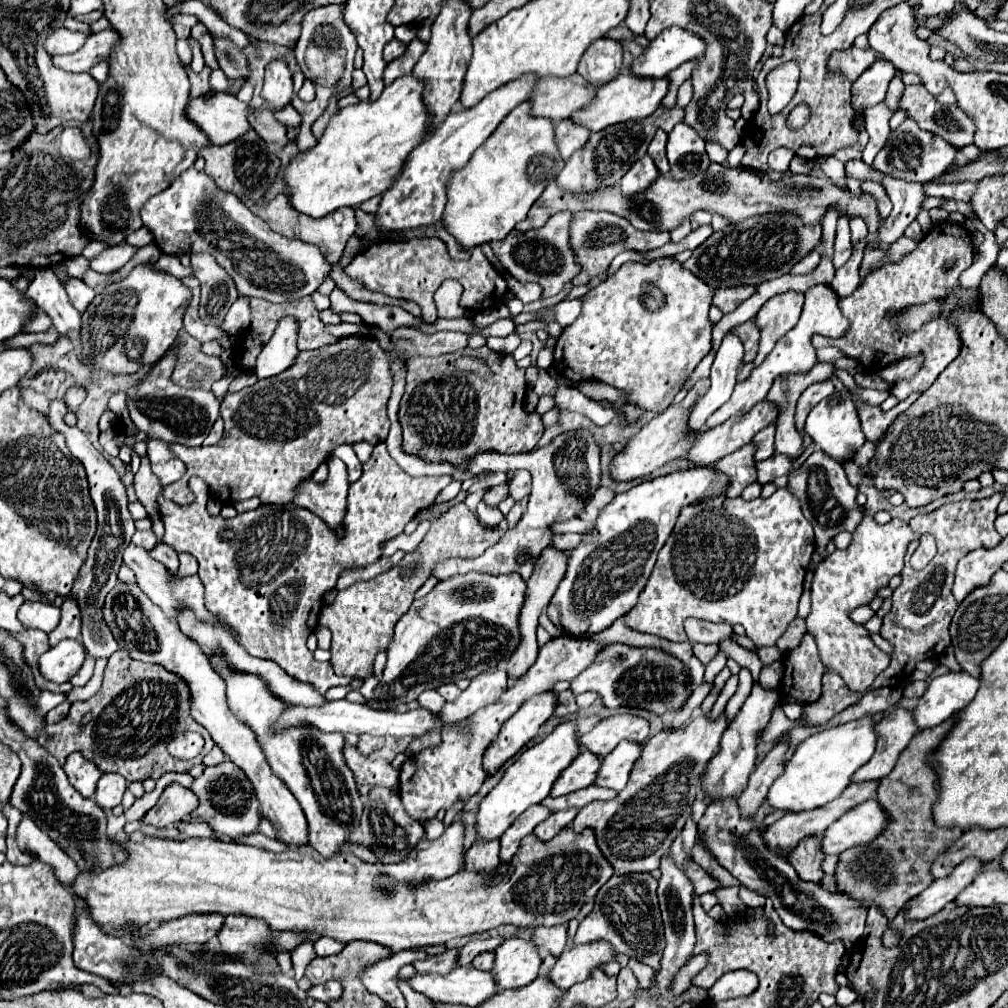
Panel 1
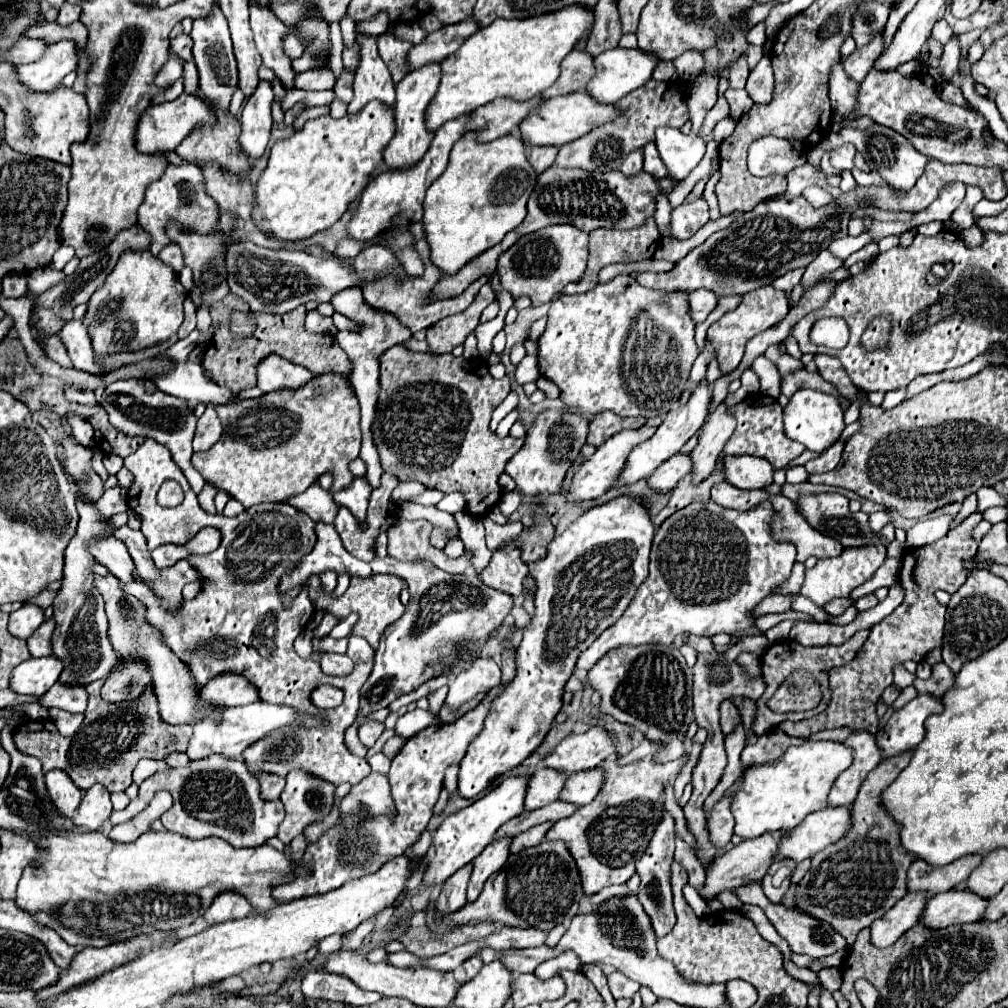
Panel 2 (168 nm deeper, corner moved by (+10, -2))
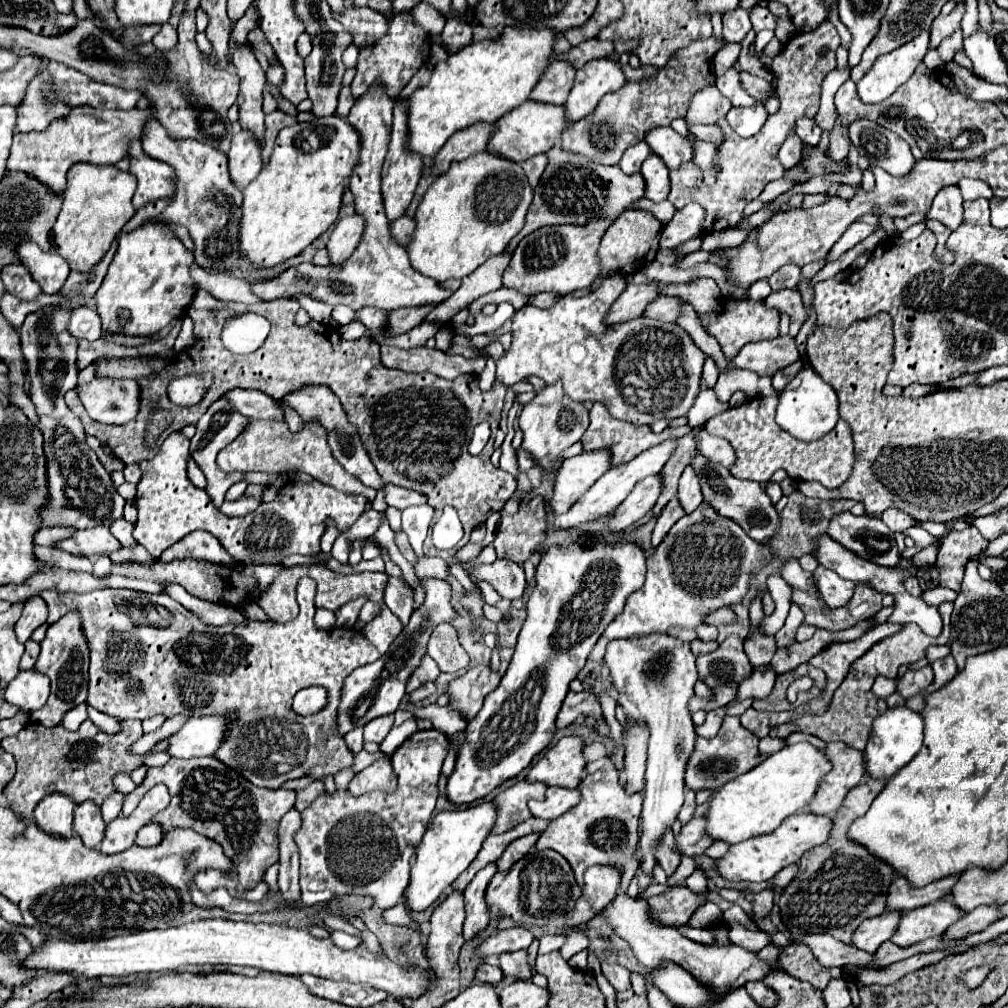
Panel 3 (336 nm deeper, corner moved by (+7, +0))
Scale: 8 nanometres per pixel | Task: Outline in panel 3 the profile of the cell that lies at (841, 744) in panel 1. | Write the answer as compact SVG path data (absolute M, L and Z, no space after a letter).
M802 742L784 746L750 772L726 782L718 792L714 792L706 812L706 834L712 840L738 844L752 836L776 830L786 816L808 808L816 784L828 774L828 768L832 766L824 758L824 752L812 748L812 744Z

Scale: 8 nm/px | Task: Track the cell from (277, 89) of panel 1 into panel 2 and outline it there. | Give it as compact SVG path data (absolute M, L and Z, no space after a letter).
M261 80L255 94L247 100L241 112L243 134L239 138L239 144L251 160L257 160L267 148L271 132L271 104L273 104L271 82Z

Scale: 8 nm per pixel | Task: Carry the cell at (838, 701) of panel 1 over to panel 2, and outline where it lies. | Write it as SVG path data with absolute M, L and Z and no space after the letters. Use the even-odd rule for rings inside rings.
M973 512L969 518L965 518L965 522L955 526L941 540L913 550L913 552L917 552L915 558L905 552L905 556L901 560L901 564L903 564L901 574L899 574L899 584L905 592L903 602L887 618L883 618L877 626L871 628L871 634L867 638L867 642L863 644L863 650L857 654L857 658L853 662L831 668L827 672L829 684L833 686L831 688L833 698L827 704L825 712L821 712L809 720L801 720L801 722L785 720L779 726L785 734L807 738L819 730L839 728L839 726L849 726L853 730L863 728L873 734L877 732L879 718L875 716L875 704L877 704L881 692L893 684L893 668L907 660L923 662L925 656L933 648L943 644L945 606L937 602L935 590L955 592L965 582L967 574L965 574L963 562L971 560L978 552L979 542L973 538L973 526L977 526L981 520L983 520L983 514ZM907 558L909 558L909 566L913 566L909 586L907 586Z

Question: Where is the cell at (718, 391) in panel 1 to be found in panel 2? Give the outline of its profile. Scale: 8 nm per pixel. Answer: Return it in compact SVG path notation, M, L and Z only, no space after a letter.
M701 380L699 386L691 392L689 402L687 402L685 406L679 406L675 412L669 410L669 414L665 416L665 420L663 420L663 424L657 428L657 432L655 432L647 442L643 442L641 446L635 446L635 448L633 448L633 452L629 454L629 462L627 462L625 470L621 472L621 478L619 478L617 486L633 484L633 482L637 482L637 480L641 480L641 478L651 476L653 470L655 470L661 462L665 462L667 458L671 458L673 454L677 454L677 452L683 448L683 444L685 444L693 434L697 434L697 430L699 430L701 424L705 422L705 418L707 418L707 414L709 414L709 410L711 410L711 400L713 400L711 384L709 384L707 380Z

